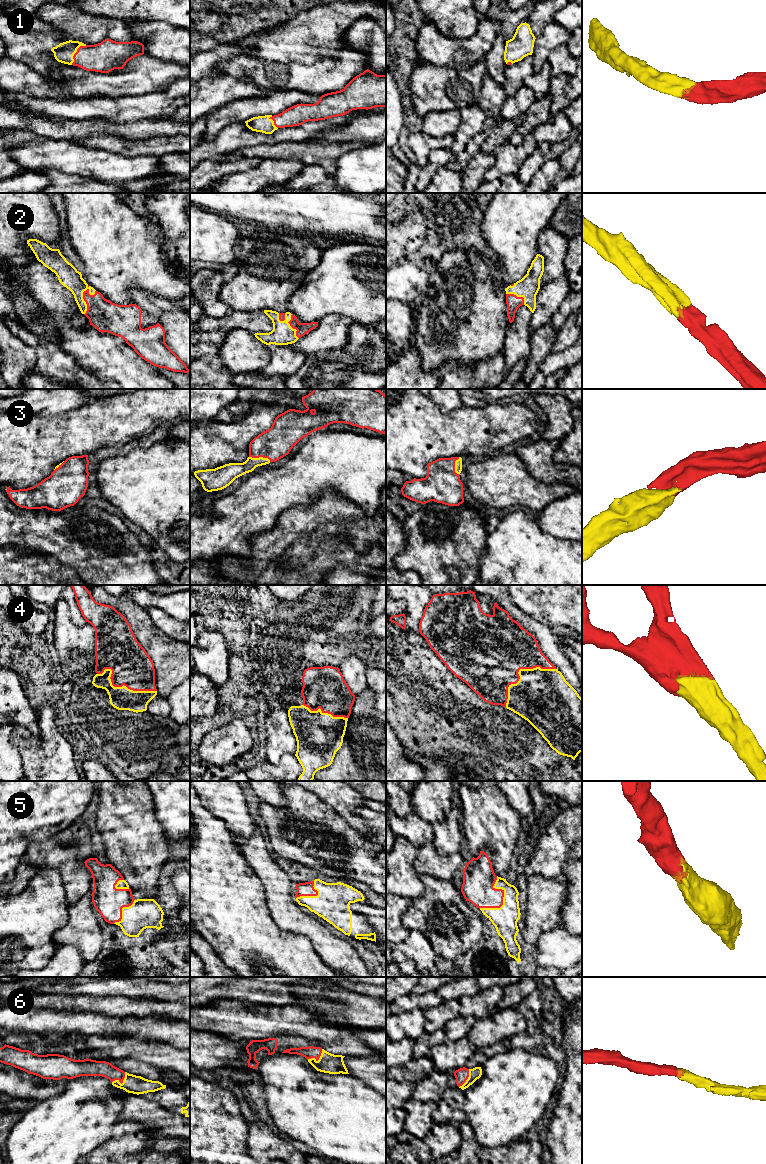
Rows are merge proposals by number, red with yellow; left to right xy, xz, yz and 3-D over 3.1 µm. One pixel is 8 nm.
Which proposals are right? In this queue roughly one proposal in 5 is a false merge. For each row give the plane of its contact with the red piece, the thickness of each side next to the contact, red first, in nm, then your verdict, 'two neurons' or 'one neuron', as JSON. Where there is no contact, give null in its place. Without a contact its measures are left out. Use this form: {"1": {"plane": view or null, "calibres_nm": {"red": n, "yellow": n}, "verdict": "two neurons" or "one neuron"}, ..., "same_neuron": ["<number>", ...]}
{"1": {"plane": "xy", "calibres_nm": {"red": 240, "yellow": 160}, "verdict": "one neuron"}, "2": {"plane": "xy", "calibres_nm": {"red": 240, "yellow": 170}, "verdict": "one neuron"}, "3": {"plane": "xz", "calibres_nm": {"red": 260, "yellow": 130}, "verdict": "one neuron"}, "4": {"plane": "yz", "calibres_nm": {"red": 500, "yellow": 400}, "verdict": "one neuron"}, "5": {"plane": "yz", "calibres_nm": {"red": 260, "yellow": 200}, "verdict": "one neuron"}, "6": {"plane": "xz", "calibres_nm": {"red": 100, "yellow": 160}, "verdict": "one neuron"}, "same_neuron": ["1", "2", "3", "4", "5", "6"]}

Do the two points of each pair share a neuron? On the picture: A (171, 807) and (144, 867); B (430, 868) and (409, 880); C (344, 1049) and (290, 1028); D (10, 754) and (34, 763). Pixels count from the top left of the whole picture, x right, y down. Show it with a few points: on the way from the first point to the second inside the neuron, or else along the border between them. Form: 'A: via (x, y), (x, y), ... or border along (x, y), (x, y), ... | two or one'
A: border along (153, 804), (155, 817), (169, 838) | two
B: border along (416, 851), (414, 869), (419, 874) | two
C: via (331, 1036), (321, 1028), (303, 1028) | one
D: border along (12, 736), (11, 740), (20, 754), (24, 770) | two

